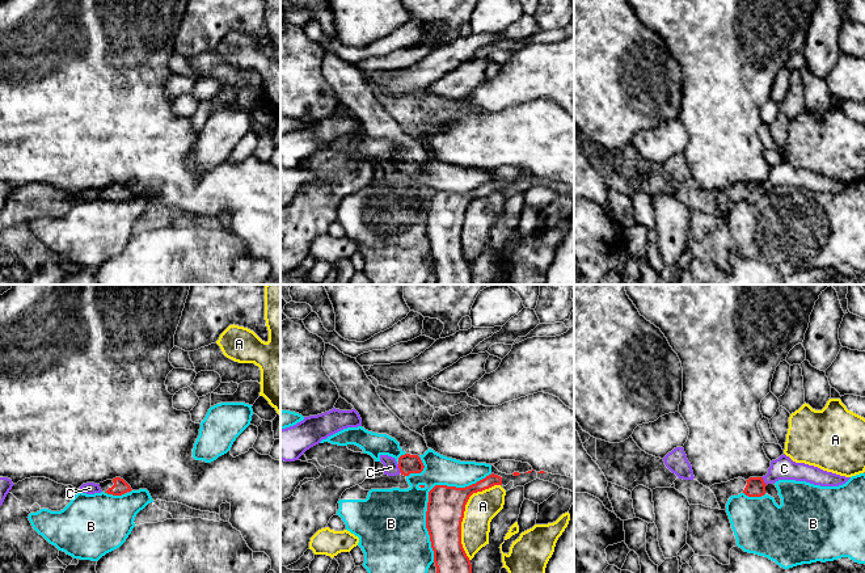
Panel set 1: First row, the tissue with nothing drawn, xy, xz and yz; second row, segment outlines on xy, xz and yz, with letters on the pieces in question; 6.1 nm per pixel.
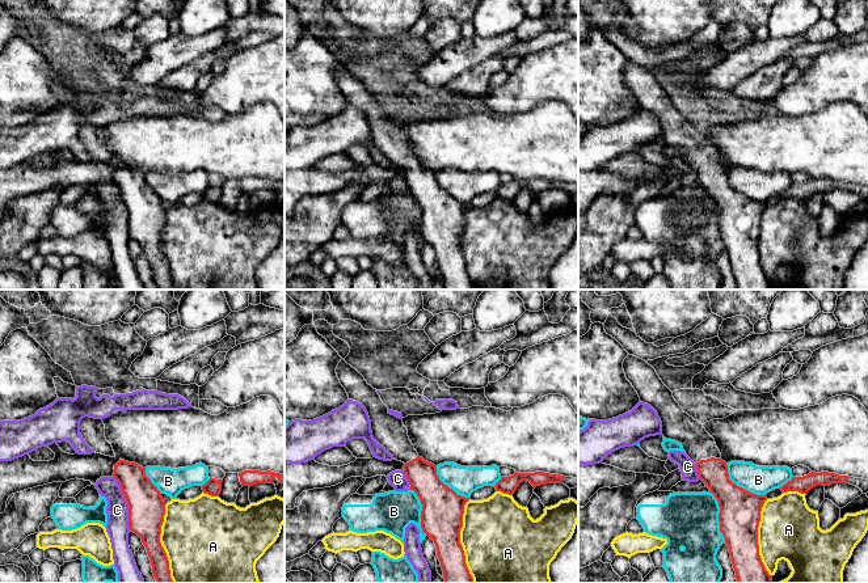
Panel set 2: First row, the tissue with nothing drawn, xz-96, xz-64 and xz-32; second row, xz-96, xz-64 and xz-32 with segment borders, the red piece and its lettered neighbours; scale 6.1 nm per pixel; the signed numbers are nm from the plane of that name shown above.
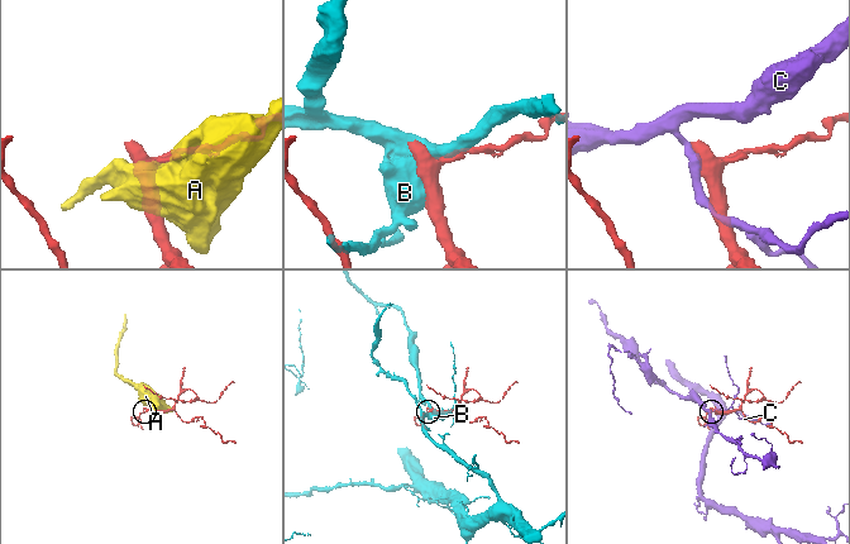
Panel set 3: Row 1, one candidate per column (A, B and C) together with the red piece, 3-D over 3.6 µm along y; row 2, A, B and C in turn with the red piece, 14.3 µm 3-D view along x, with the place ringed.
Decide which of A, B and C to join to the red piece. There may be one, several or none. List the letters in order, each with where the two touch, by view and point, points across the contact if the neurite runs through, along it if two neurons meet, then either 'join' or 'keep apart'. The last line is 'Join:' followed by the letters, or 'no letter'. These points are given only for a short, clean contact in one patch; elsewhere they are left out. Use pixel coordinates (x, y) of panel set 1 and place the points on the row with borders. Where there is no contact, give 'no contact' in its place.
A: meets red in xz at (463, 514); keep apart
B: meets red in xz at (429, 497); keep apart
C: meets red in xz at (399, 467); border along xz (397, 464), (401, 472); keep apart
Join: no letter

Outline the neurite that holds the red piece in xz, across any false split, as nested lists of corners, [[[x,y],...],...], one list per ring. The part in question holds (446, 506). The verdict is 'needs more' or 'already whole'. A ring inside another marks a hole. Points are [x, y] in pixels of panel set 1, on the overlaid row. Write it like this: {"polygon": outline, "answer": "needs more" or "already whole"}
{"polygon": [[[491,473],[465,488],[435,485],[429,492],[426,528],[436,573],[472,573],[471,560],[461,544],[465,505],[473,493],[494,485],[502,485],[502,477]]], "answer": "already whole"}

